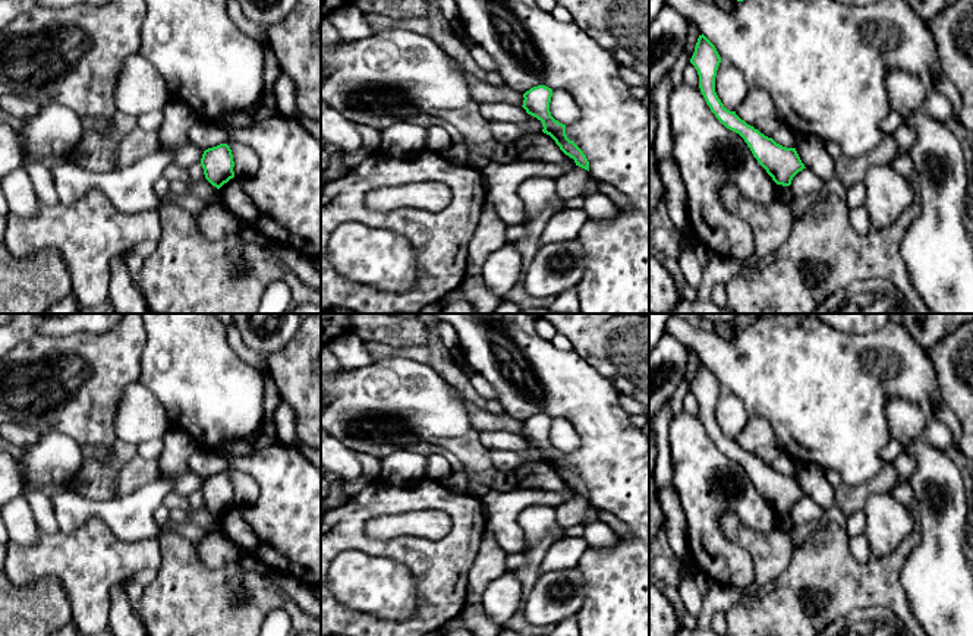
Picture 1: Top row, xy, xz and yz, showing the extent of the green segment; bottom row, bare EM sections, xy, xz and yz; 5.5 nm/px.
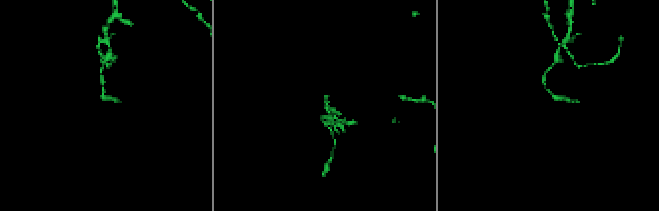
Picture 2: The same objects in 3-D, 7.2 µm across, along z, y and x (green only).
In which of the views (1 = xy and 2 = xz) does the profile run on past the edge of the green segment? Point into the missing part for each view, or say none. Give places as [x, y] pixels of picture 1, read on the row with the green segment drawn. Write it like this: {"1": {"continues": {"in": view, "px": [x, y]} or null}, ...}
{"1": {"continues": null}, "2": {"continues": null}}

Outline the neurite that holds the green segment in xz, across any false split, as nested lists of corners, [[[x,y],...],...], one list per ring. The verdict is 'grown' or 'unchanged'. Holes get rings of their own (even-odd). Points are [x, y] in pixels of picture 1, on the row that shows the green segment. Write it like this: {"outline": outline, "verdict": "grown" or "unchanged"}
{"outline": [[[545,85],[530,88],[523,94],[523,108],[528,114],[542,122],[542,132],[550,135],[560,149],[574,160],[576,166],[589,171],[589,161],[583,151],[567,138],[566,125],[560,123],[551,116],[550,103],[552,89]]], "verdict": "unchanged"}

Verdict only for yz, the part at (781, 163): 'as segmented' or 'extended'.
as segmented

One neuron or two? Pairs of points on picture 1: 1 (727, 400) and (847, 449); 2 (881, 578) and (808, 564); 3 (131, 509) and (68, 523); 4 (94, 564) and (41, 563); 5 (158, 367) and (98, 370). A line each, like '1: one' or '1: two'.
1: two
2: one
3: one
4: one
5: two

